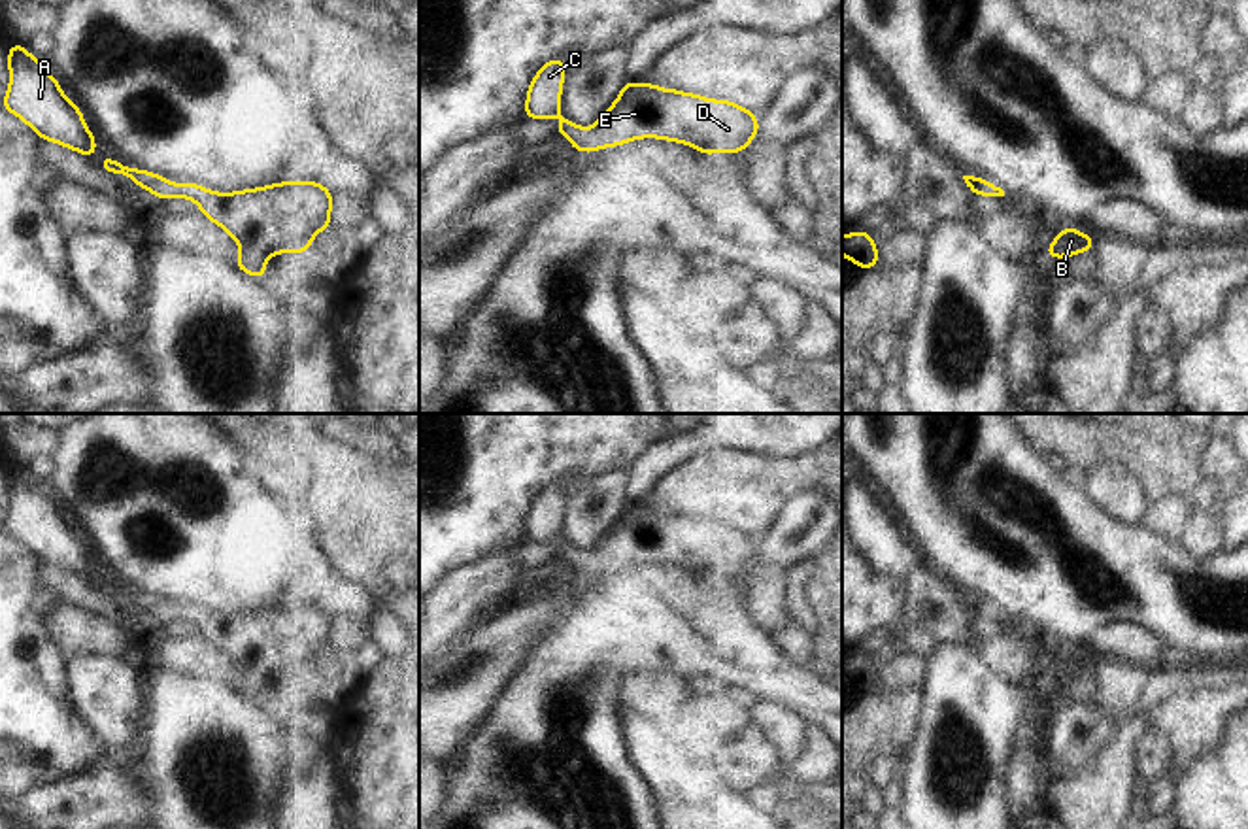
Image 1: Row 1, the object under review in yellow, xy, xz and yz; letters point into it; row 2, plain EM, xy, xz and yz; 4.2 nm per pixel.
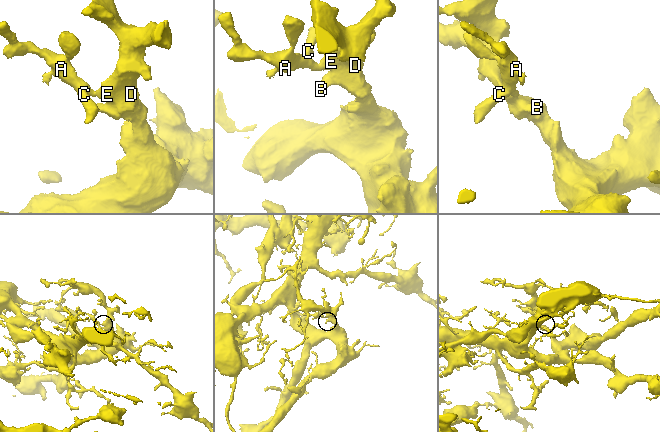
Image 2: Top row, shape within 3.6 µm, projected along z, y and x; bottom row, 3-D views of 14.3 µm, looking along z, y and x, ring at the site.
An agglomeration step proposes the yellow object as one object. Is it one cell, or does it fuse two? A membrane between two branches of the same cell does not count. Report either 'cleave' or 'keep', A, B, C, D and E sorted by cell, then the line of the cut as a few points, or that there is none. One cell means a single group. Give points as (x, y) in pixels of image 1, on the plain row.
keep; A B C D E; no cut

